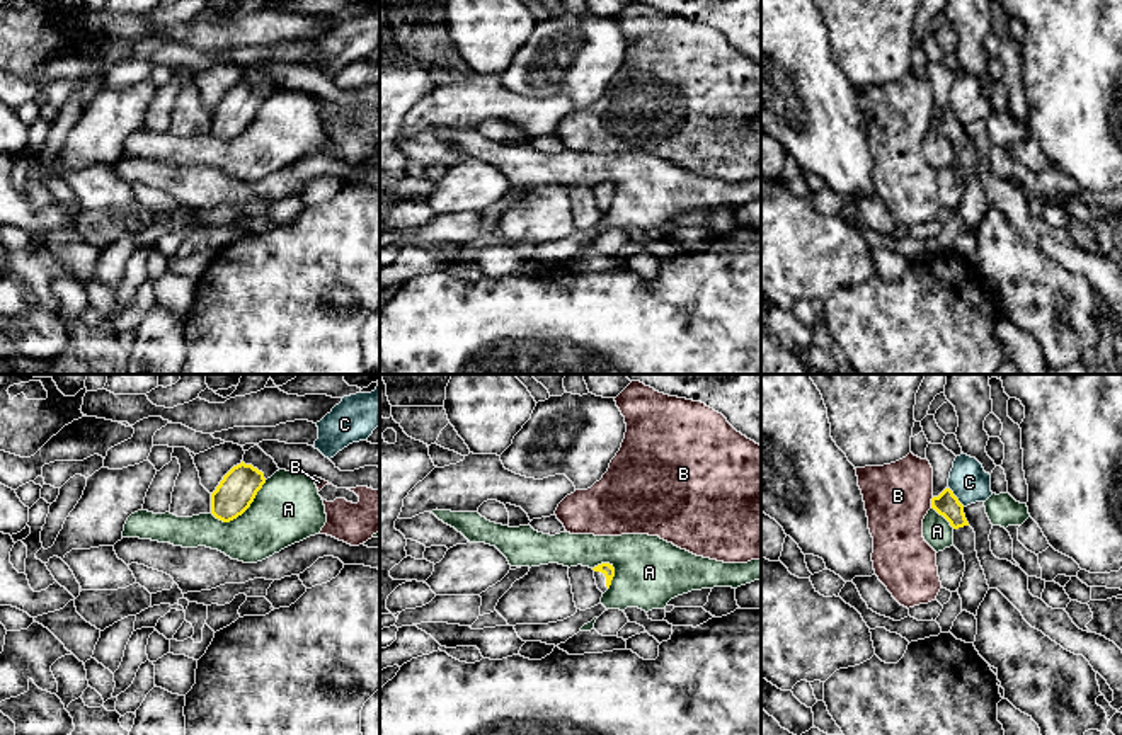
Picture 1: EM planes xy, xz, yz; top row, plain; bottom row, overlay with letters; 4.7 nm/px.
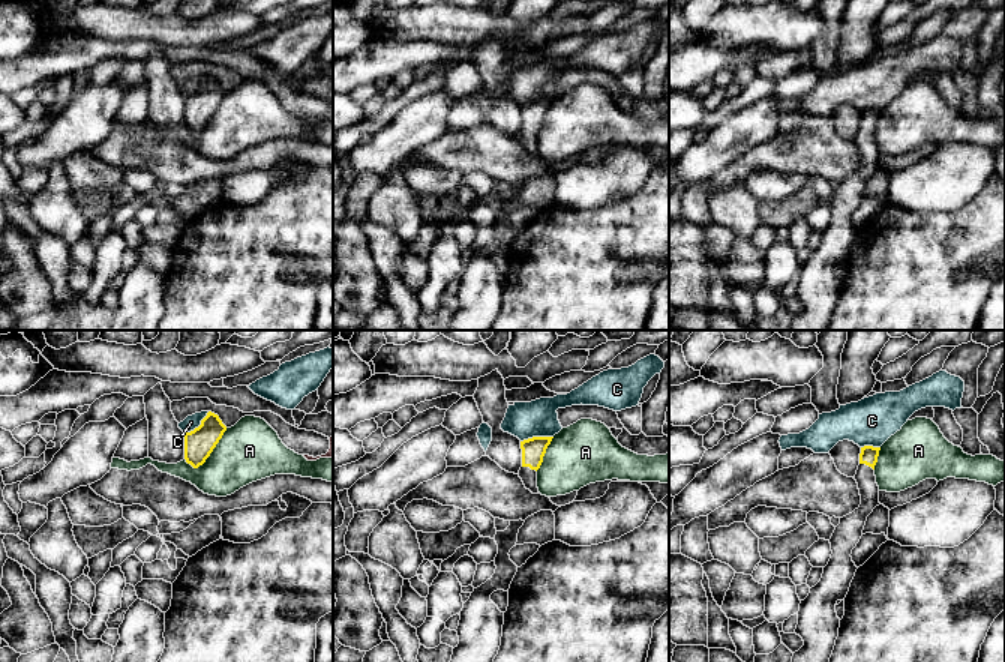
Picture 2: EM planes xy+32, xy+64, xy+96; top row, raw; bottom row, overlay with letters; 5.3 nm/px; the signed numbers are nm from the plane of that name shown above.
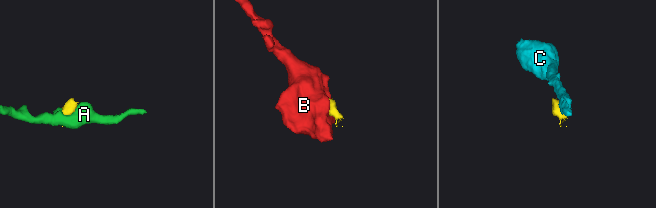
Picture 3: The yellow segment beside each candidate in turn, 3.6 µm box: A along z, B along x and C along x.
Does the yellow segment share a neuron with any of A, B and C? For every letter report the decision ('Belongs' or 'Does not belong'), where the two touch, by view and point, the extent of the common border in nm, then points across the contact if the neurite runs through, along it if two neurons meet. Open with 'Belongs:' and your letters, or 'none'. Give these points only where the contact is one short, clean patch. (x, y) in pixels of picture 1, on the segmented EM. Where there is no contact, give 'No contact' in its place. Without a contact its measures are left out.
Belongs: none
A: Does not belong. Touches yellow at xy (242, 512). Shared border 320 nm. Boundary: xy (266, 480), (254, 501), (235, 518), (220, 521), (210, 512)
B: Does not belong. Touches yellow at yz (932, 502). Shared border 60 nm. Boundary: yz (933, 497), (930, 507)
C: Does not belong. Touches yellow at yz (955, 497). Shared border 120 nm. Boundary: yz (949, 487), (964, 506)

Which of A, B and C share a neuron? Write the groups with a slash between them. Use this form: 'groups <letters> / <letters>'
groups A / B / C

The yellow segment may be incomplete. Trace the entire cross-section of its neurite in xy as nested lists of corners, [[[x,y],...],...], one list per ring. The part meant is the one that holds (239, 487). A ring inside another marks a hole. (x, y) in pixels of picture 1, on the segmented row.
[[[255,444],[245,451],[242,463],[233,466],[211,493],[211,514],[223,522],[237,519],[276,471],[279,468],[274,459]]]

